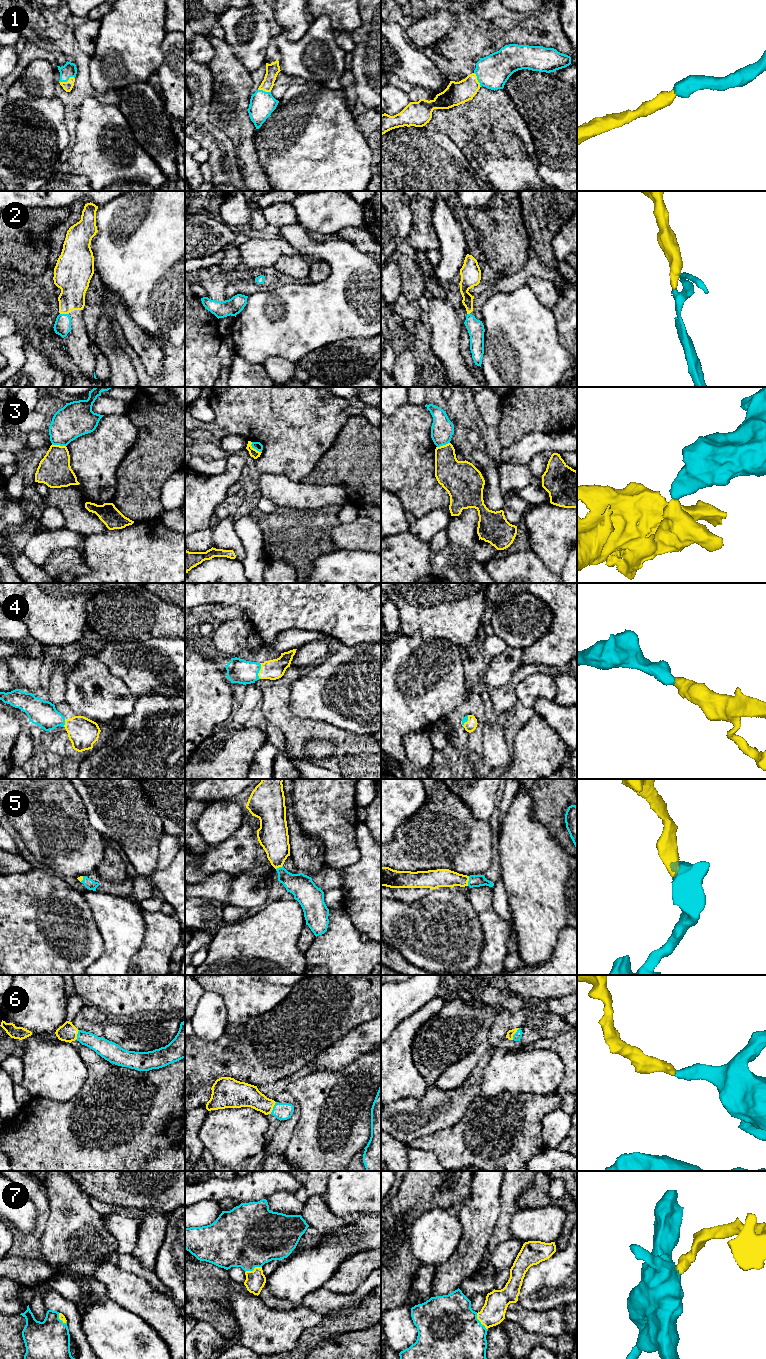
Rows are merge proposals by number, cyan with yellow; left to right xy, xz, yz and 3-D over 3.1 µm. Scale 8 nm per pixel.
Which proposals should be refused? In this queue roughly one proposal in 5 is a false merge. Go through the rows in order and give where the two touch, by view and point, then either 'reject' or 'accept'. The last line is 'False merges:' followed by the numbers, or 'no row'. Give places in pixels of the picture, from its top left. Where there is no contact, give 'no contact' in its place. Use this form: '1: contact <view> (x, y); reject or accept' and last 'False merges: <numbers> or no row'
1: contact xy (66, 81); accept
2: contact xy (64, 314); accept
3: contact xz (255, 448); reject
4: contact xz (258, 671); accept
5: contact yz (468, 881); accept
6: contact xz (273, 1108); accept
7: contact yz (479, 1321); accept
False merges: 3

